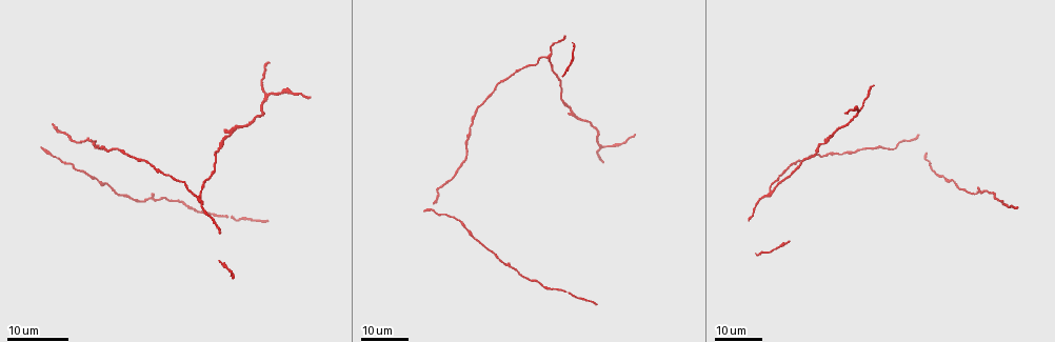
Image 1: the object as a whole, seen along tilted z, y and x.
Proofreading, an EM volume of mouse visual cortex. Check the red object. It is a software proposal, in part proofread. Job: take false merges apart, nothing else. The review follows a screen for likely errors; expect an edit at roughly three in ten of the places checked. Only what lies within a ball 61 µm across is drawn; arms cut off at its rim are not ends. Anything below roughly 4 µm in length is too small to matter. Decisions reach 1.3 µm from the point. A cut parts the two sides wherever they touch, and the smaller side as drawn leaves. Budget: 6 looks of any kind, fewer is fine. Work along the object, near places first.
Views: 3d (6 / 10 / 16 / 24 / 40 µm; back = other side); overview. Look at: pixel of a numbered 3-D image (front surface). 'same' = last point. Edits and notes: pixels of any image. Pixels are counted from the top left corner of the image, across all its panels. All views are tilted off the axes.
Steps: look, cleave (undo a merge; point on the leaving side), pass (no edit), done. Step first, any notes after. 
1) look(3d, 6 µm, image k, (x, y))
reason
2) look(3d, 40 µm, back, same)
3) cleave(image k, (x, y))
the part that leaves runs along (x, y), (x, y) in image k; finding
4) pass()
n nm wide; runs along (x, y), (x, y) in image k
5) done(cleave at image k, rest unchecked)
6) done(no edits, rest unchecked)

look(3d, 24 µm, image 1, (600, 147))
thin arm on a thick one

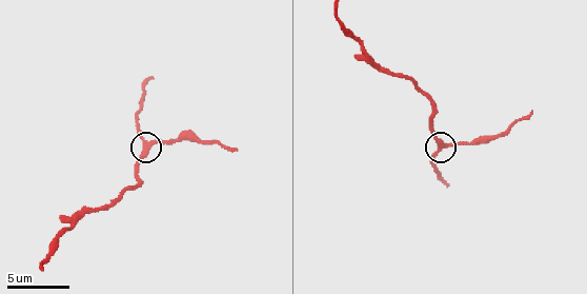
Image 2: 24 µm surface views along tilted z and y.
look(3d, 6 µm, image 2, (148, 144))

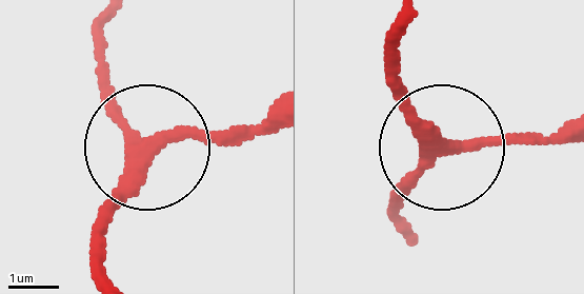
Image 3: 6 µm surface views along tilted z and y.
pass()
3 arms; all the same neuron

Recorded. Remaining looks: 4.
look(3d, 16 µm, image 1, (184, 204))
sudden change in width

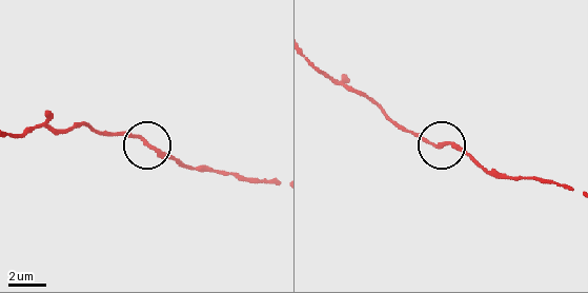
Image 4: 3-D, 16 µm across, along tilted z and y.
look(3d, 10 µm, image 4, (143, 140))
zoom in

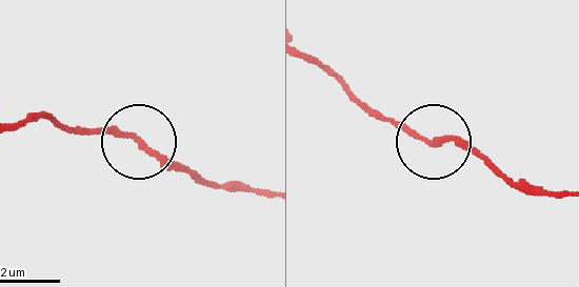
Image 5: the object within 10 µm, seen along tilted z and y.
pass()
180 nm wide; all the same neuron

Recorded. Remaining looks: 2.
look(3d, 16 µm, image 1, (774, 191))
branch point

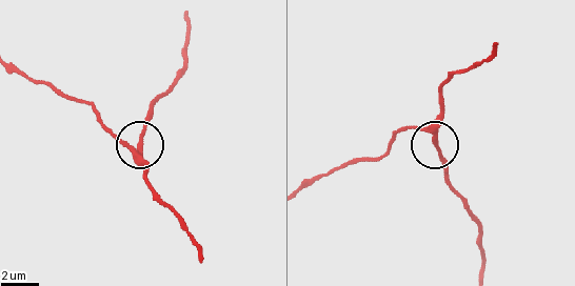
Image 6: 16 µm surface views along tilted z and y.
look(3d, 6 µm, image 6, (142, 150))

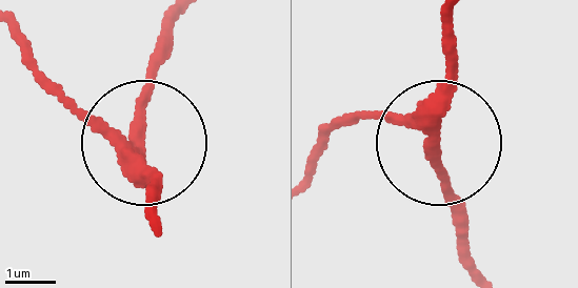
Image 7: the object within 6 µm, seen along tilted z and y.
pass()
runs along (309, 162), (366, 116), (437, 131), (452, 39) in image 7; all the same neuron

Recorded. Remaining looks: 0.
done(no edits, rest unchecked)

